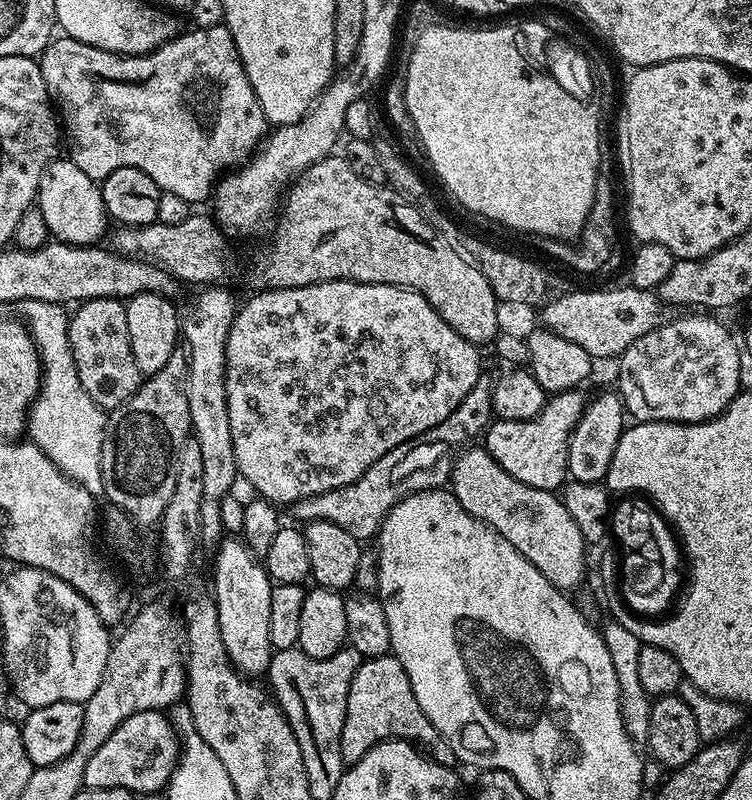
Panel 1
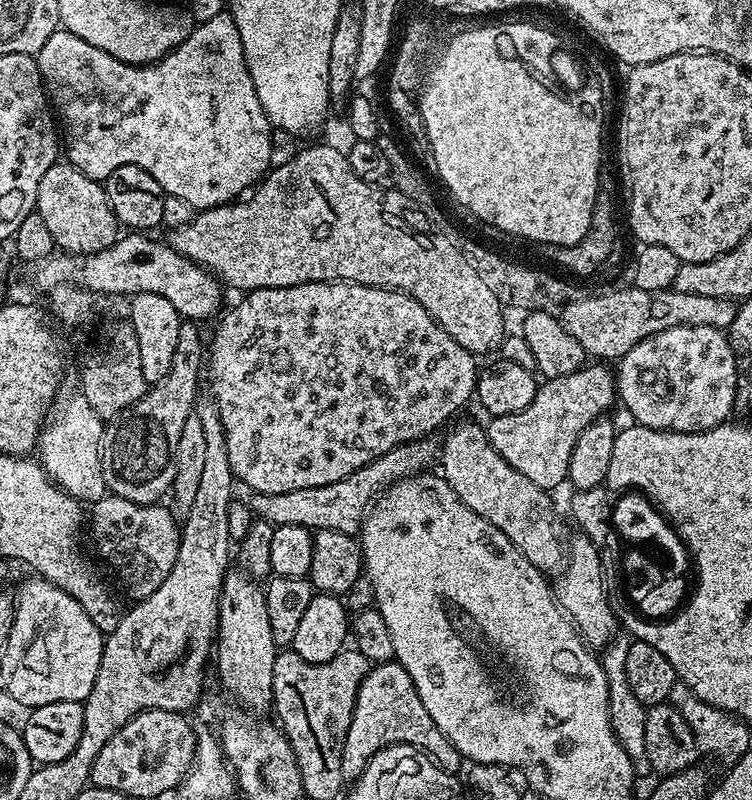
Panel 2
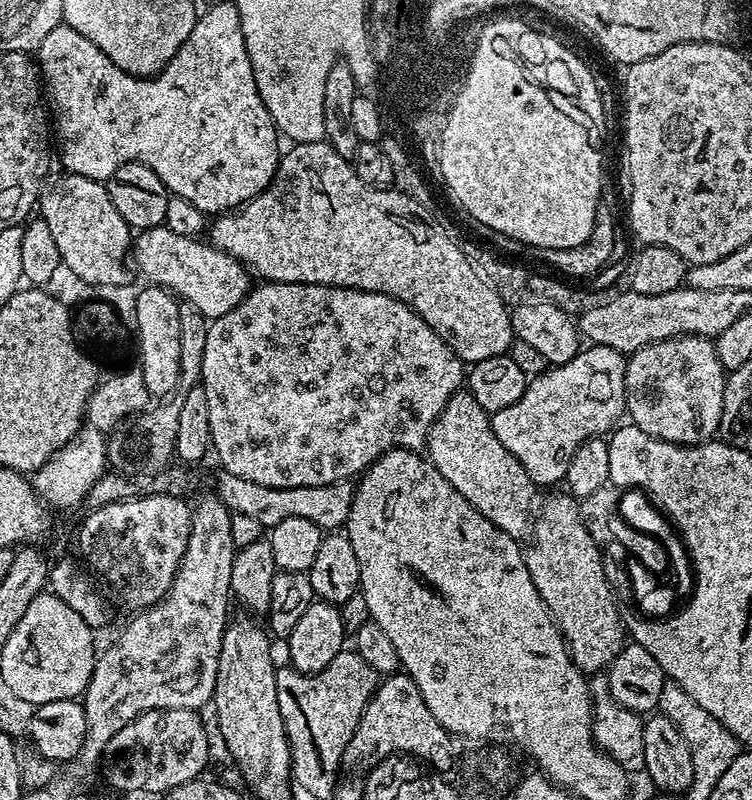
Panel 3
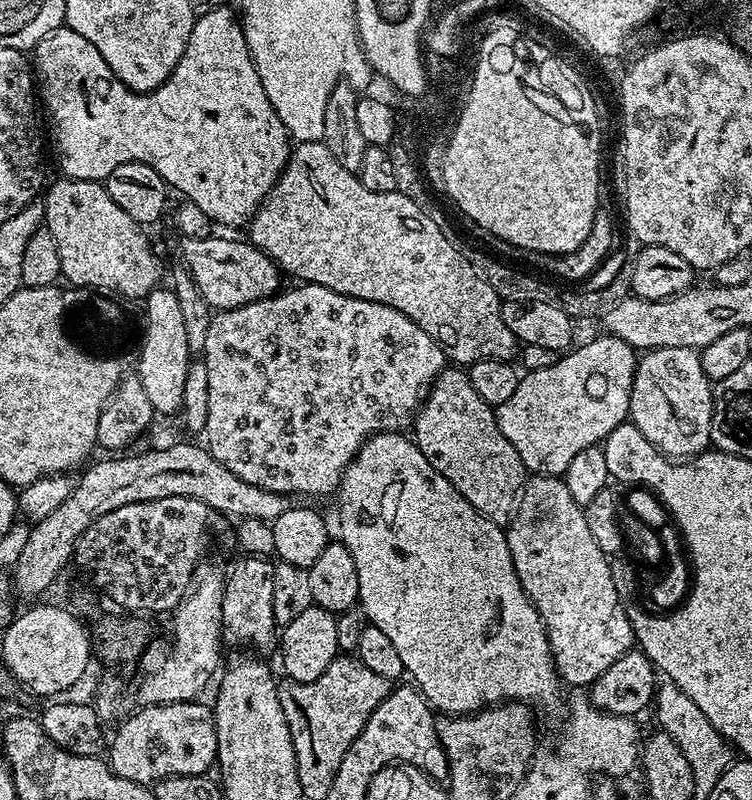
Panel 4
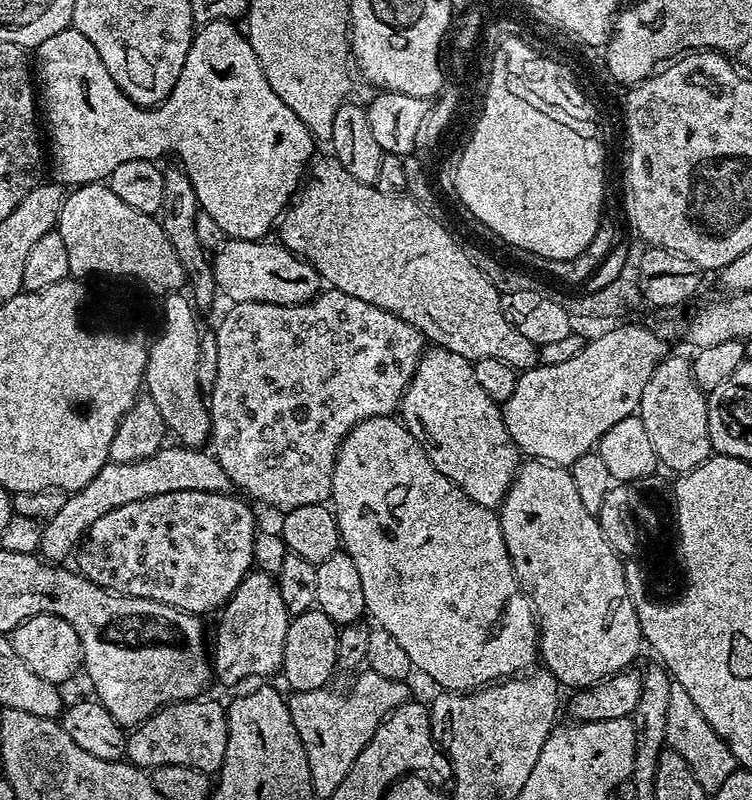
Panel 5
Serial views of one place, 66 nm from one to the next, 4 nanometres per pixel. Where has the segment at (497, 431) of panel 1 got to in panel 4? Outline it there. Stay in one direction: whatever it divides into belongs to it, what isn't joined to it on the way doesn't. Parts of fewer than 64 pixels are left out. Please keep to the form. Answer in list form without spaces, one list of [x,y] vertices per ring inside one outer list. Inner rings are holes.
[[[600,334],[597,340],[592,340],[589,344],[582,345],[581,348],[579,348],[579,346],[573,347],[571,350],[563,353],[563,355],[554,362],[554,366],[546,366],[546,370],[525,371],[518,382],[518,390],[514,390],[514,394],[509,400],[495,405],[494,408],[498,426],[502,430],[502,434],[506,434],[506,442],[510,442],[510,446],[514,446],[514,450],[518,450],[518,458],[522,458],[525,469],[527,469],[529,473],[538,476],[563,477],[566,466],[570,466],[572,459],[574,459],[581,450],[599,445],[619,424],[625,423],[625,421],[629,419],[628,407],[630,406],[630,394],[632,393],[632,383],[634,382],[637,363],[637,349],[632,348],[626,342],[622,342],[622,338]]]

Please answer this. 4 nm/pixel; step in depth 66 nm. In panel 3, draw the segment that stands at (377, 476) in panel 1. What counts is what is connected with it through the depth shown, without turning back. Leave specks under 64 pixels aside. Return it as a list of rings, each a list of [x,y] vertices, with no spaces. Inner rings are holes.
[[[221,471],[216,480],[214,495],[228,507],[229,512],[246,514],[254,518],[265,530],[278,526],[285,518],[307,518],[322,530],[336,530],[343,527],[352,508],[355,487],[351,481],[330,483],[326,486],[294,486],[293,488],[275,488],[262,486],[262,482],[250,482],[234,474]]]

